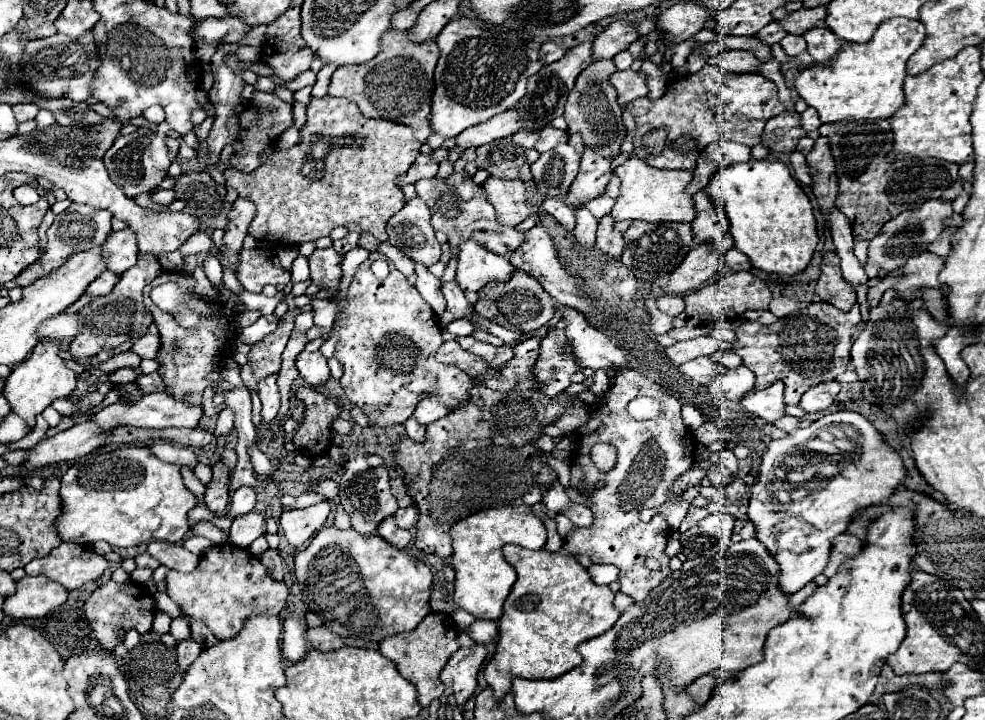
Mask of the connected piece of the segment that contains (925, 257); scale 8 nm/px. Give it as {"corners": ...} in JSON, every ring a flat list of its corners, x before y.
{"corners":[[920,253,918,257,912,257,908,261,908,265,904,267,904,277,902,281,896,285,898,293,902,293,902,299,916,299,920,295,922,287,938,287,938,289,946,289,940,281,938,281,938,273,944,267,944,259,936,253]]}

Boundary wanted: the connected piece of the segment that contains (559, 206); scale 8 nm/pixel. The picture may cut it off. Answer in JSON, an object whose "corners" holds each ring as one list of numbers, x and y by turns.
{"corners":[[546,199,542,203,544,211,548,211,560,225,564,225,566,229,574,229,574,223,576,223,576,217,574,217,574,209,568,207,564,201,560,199]]}

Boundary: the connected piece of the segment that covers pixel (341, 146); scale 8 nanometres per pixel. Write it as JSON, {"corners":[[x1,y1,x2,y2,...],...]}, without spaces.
{"corners":[[312,97,306,107,306,123,300,129,300,143,276,151,272,159,256,171,242,173,236,167,224,171,226,183,238,191,240,197,250,197,256,203,256,215,248,229,254,239,266,239,272,243,300,245,304,241,316,241,330,235,338,225,356,223,364,231,372,233,378,241,386,241,388,219,404,207,404,195,398,187,398,177,408,171,420,153,422,143,414,137,414,131,406,125,398,125,384,119,366,119,358,105,346,97]]}

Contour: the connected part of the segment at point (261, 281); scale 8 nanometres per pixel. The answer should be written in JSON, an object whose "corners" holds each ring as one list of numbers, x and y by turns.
{"corners":[[242,249,236,265,236,279,252,293,260,293,264,285,286,285,290,273,282,269,278,257,266,249]]}

